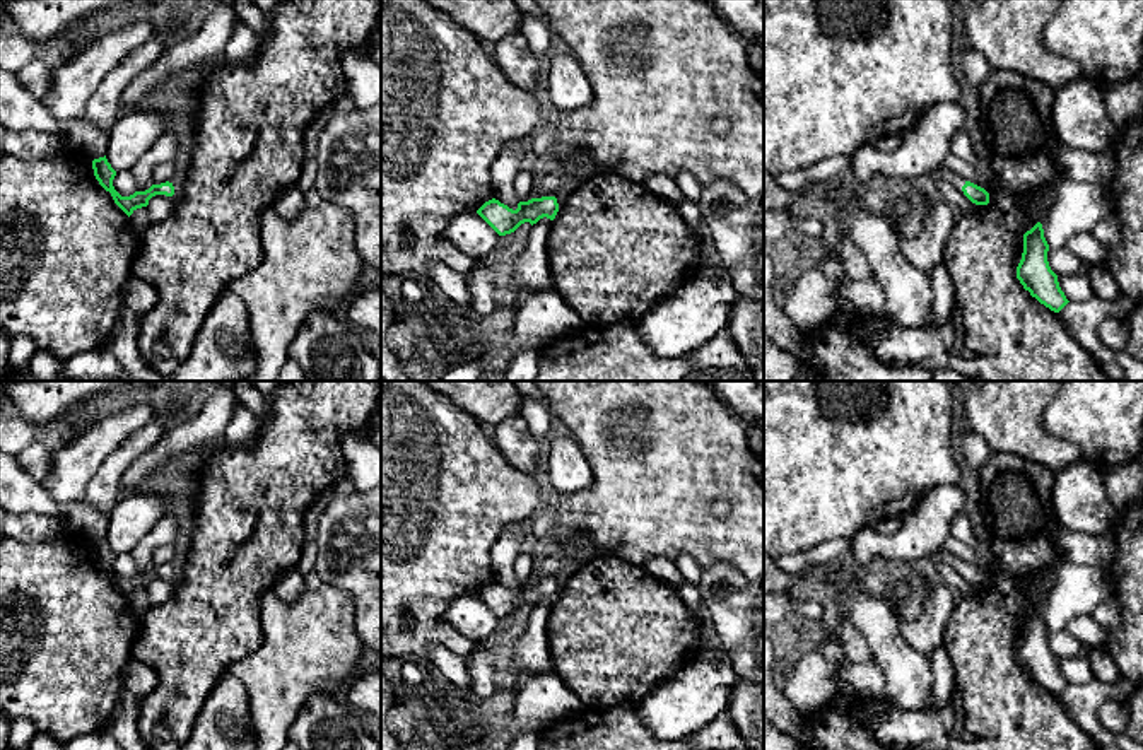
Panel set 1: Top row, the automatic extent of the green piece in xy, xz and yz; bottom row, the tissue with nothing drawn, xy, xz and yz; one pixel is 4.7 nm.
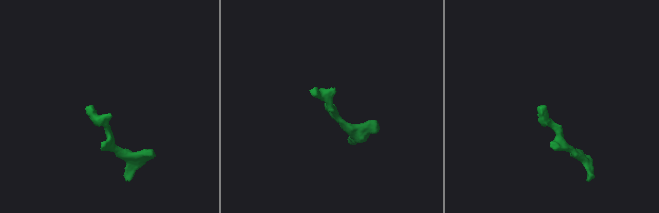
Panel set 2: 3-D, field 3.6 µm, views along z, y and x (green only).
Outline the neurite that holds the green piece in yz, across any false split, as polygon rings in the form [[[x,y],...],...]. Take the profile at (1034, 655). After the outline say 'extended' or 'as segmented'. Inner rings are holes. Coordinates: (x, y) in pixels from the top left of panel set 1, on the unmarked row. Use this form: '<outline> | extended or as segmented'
[[[1037,605],[1023,617],[1023,636],[1017,649],[1017,661],[1040,687],[1059,695],[1070,683],[1059,670],[1058,658],[1047,644],[1049,627],[1042,606]]] | as segmented

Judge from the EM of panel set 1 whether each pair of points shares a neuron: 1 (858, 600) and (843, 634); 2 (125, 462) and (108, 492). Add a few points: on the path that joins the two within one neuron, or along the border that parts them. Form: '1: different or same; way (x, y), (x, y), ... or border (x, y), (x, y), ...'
1: different; border (839, 617), (846, 619), (863, 636), (872, 655)
2: same; way (118, 468), (108, 479), (108, 486)

